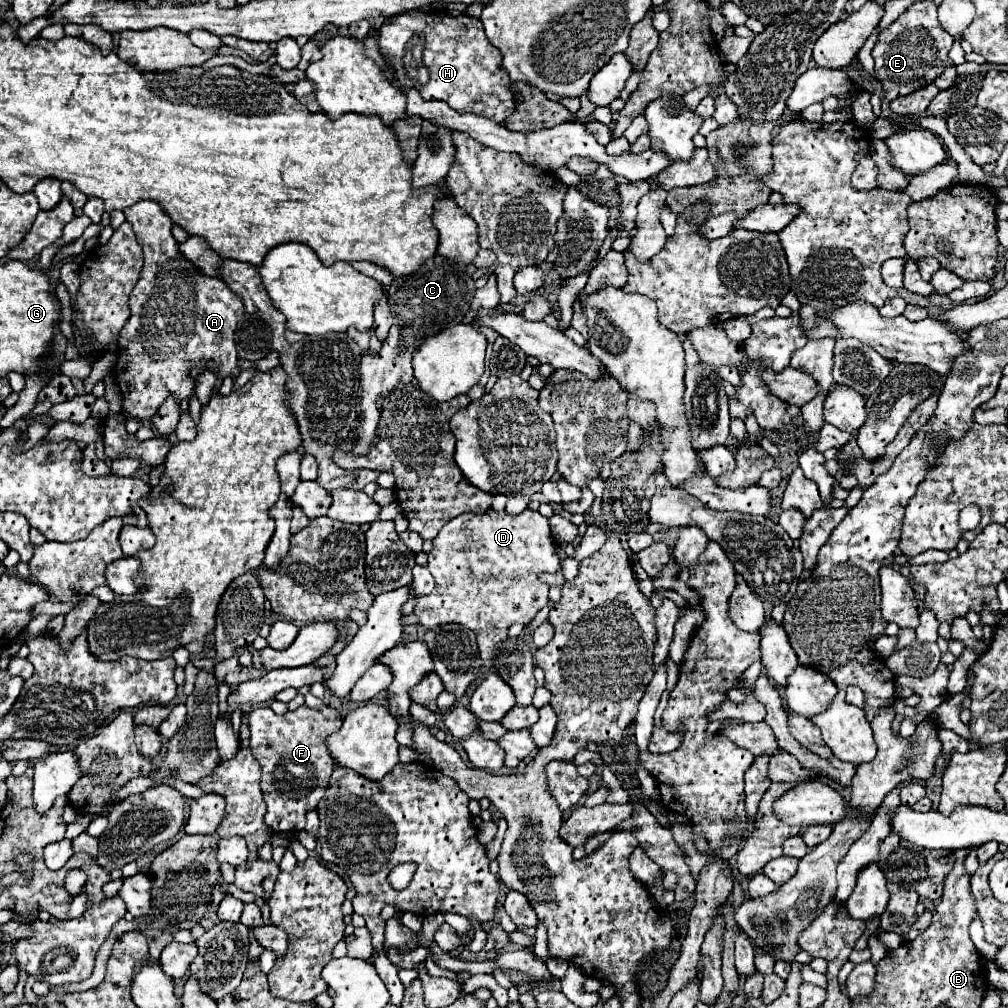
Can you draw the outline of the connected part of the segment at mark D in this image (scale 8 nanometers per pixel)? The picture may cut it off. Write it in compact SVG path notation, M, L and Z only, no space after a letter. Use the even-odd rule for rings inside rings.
M525 509L519 515L509 515L505 511L487 511L483 515L463 513L451 519L435 537L433 551L429 553L431 575L435 579L433 593L425 597L417 597L415 615L425 629L445 623L459 623L475 631L477 645L483 661L493 659L493 647L505 641L507 631L513 623L531 623L531 619L547 605L549 585L539 581L539 573L557 573L559 557L555 553L555 543L549 531L547 519L539 511Z

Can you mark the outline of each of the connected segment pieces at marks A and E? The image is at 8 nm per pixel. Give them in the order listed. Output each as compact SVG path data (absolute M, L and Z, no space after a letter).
M141 201L133 207L125 209L125 219L133 225L137 241L143 247L145 265L141 269L141 277L135 289L129 295L131 315L119 333L119 357L117 365L113 367L121 397L123 397L123 411L133 419L151 419L163 401L173 395L177 403L183 399L191 401L195 397L197 377L203 371L211 371L217 377L237 377L241 373L239 357L235 349L235 327L243 315L241 299L225 285L223 279L205 277L201 275L181 253L179 245L171 235L173 223L165 215L159 203L155 201Z
M915 1L903 15L879 33L879 41L873 49L875 79L883 83L885 97L893 101L925 87L927 83L933 83L945 67L953 65L947 55L951 45L953 37L939 27L937 5L933 1Z

